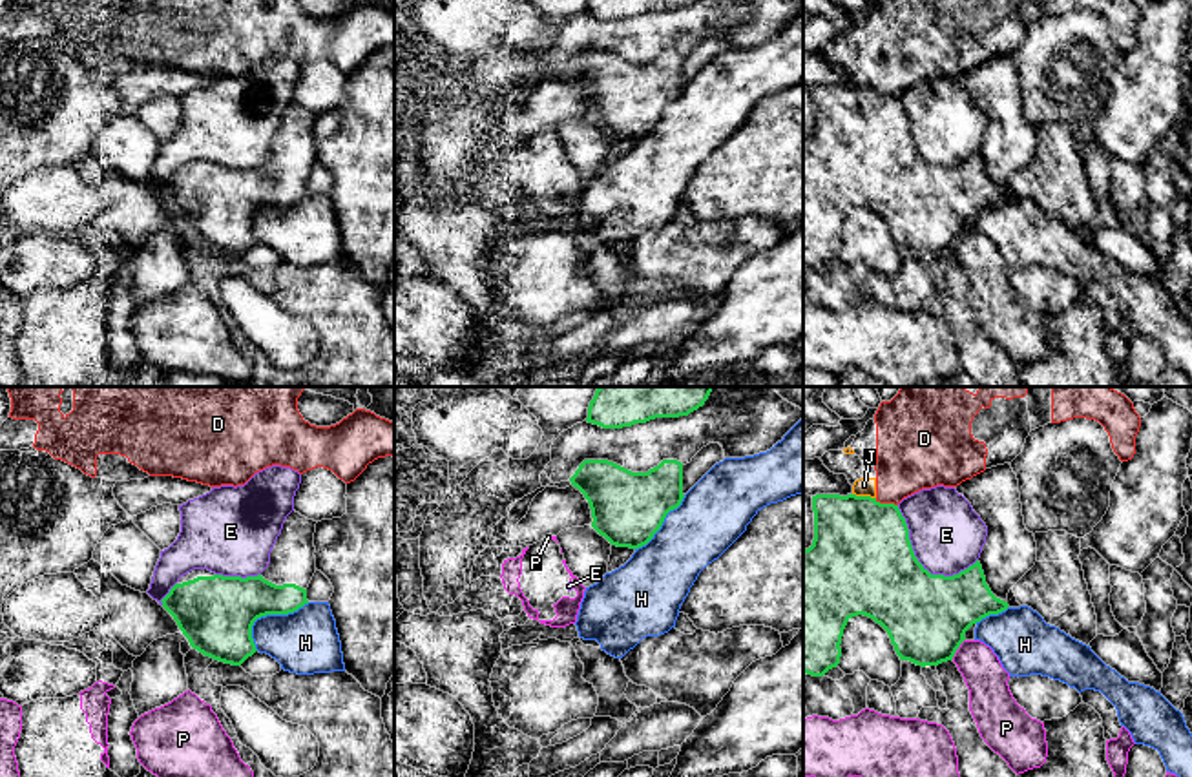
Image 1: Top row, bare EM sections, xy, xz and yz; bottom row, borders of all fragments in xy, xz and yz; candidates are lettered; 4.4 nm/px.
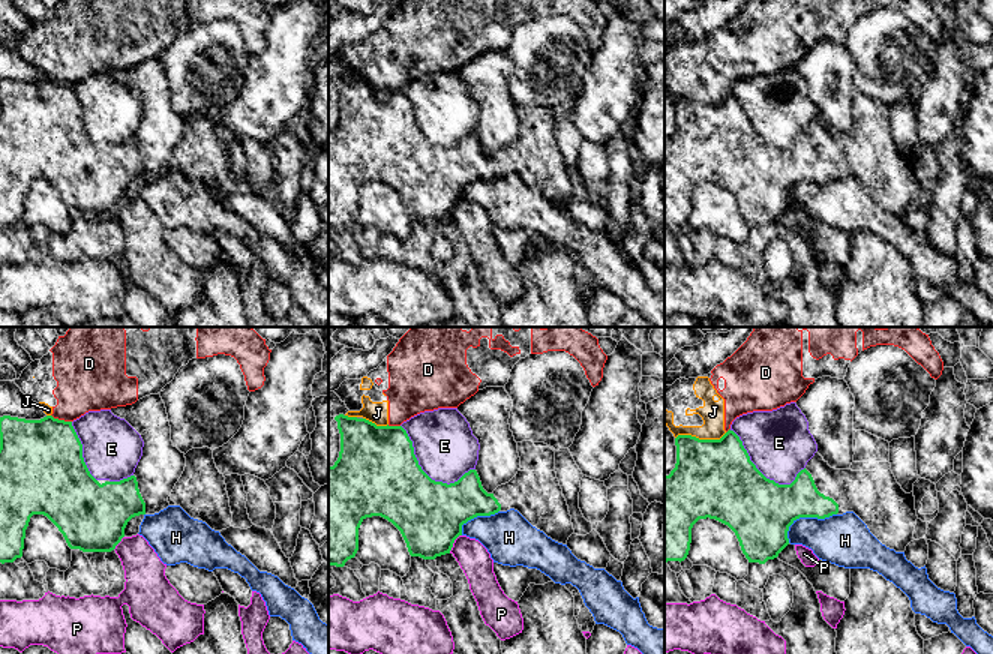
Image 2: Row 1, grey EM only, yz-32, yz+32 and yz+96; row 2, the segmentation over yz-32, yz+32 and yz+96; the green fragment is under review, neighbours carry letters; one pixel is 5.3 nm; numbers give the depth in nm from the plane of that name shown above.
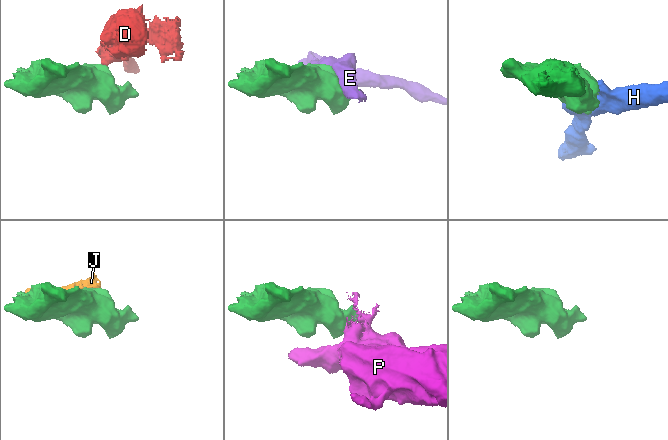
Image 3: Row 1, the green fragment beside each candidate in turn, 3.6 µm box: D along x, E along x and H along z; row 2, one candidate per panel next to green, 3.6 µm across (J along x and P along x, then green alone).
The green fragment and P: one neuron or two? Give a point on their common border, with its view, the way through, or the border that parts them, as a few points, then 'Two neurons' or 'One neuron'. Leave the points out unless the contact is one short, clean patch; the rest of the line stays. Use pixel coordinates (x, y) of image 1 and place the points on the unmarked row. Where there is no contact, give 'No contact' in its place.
Touches green at yz (957, 239). Boundary: yz (964, 230), (951, 250). Two neurons

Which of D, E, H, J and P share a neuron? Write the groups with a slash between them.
D J / E / H / P

